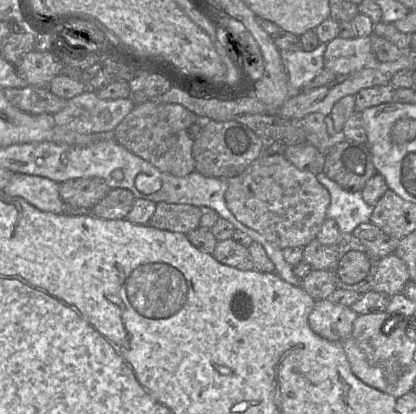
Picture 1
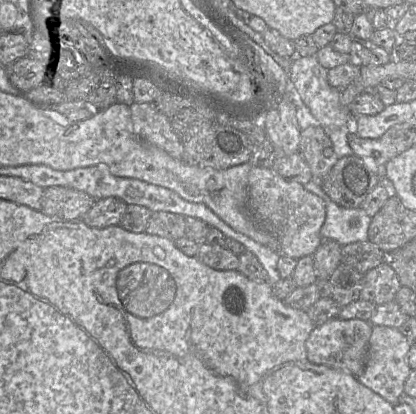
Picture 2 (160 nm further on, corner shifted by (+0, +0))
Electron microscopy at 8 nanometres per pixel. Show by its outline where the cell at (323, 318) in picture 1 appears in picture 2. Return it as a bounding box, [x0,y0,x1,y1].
[306,318,373,377]

